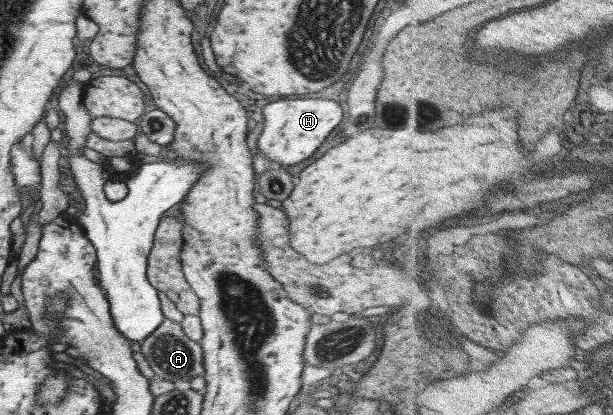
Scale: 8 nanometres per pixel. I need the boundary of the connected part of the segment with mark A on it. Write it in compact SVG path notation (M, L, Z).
M163 318L163 322L147 338L139 344L139 352L145 358L147 366L153 371L155 378L175 382L190 382L196 376L204 375L201 348L198 342L188 339L183 334L179 323Z

